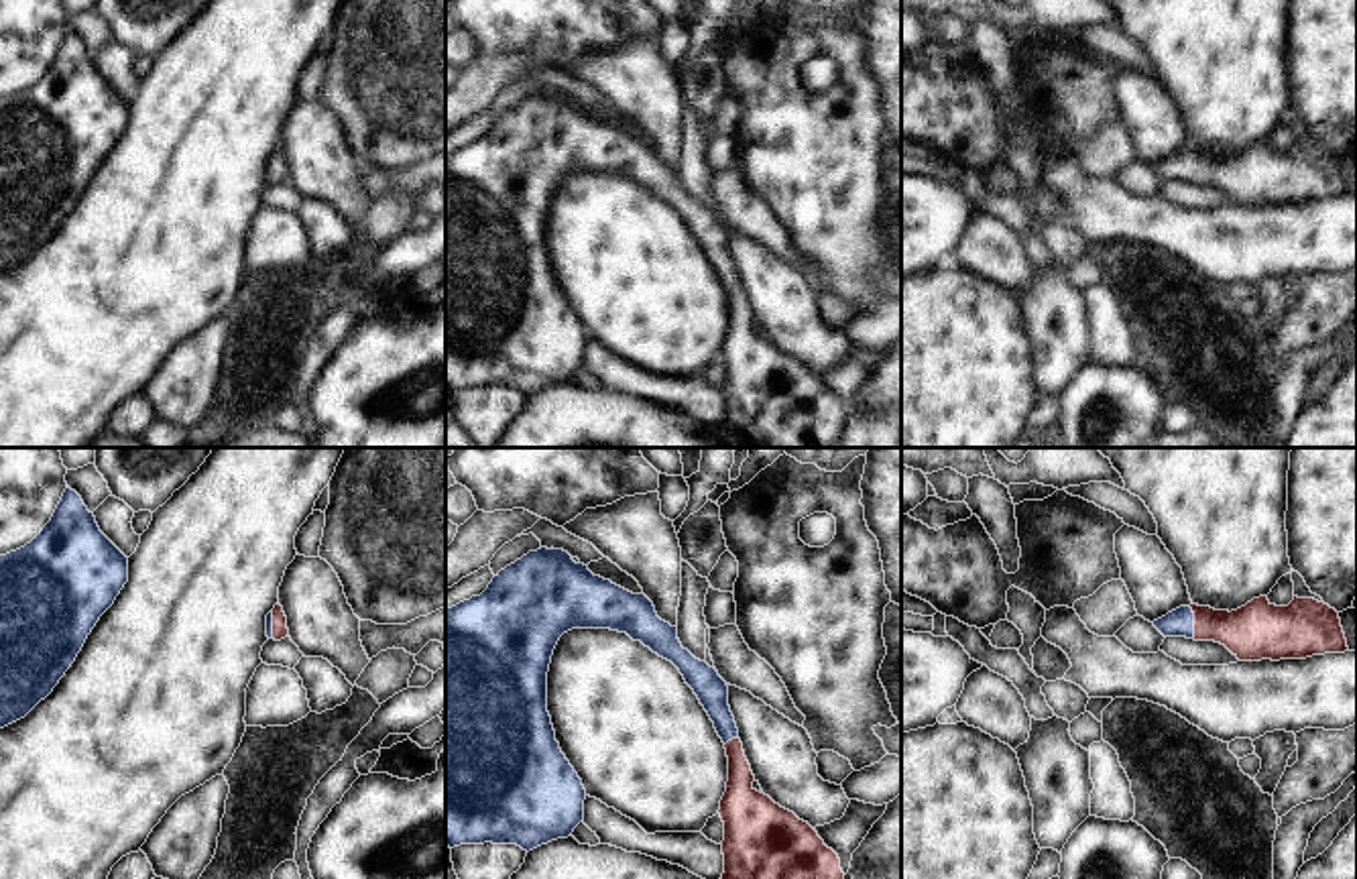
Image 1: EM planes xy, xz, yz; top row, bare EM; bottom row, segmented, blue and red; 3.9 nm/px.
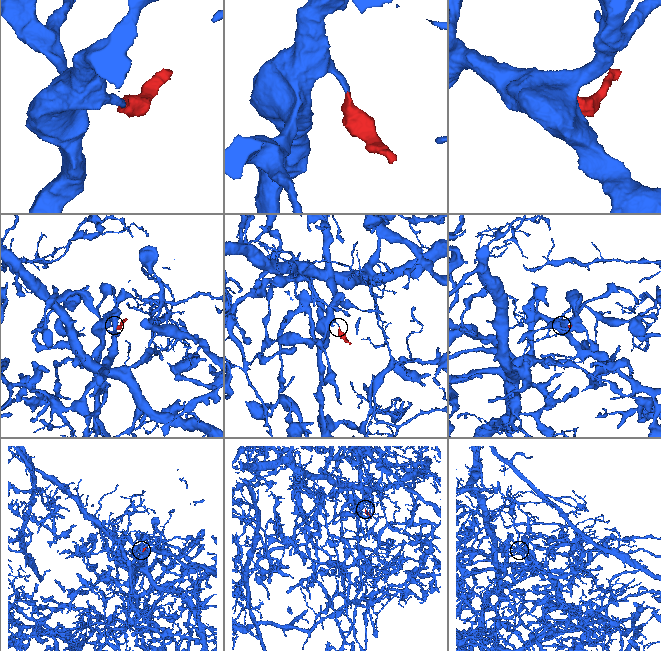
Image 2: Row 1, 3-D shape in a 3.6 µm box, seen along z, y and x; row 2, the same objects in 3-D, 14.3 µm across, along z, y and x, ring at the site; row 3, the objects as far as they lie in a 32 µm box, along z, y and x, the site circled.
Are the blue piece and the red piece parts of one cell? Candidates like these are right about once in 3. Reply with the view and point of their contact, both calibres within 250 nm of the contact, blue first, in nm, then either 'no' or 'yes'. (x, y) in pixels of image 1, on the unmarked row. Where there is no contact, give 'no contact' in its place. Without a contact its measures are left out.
contact yz (1193, 167); calibres 110 and 220 nm; yes

